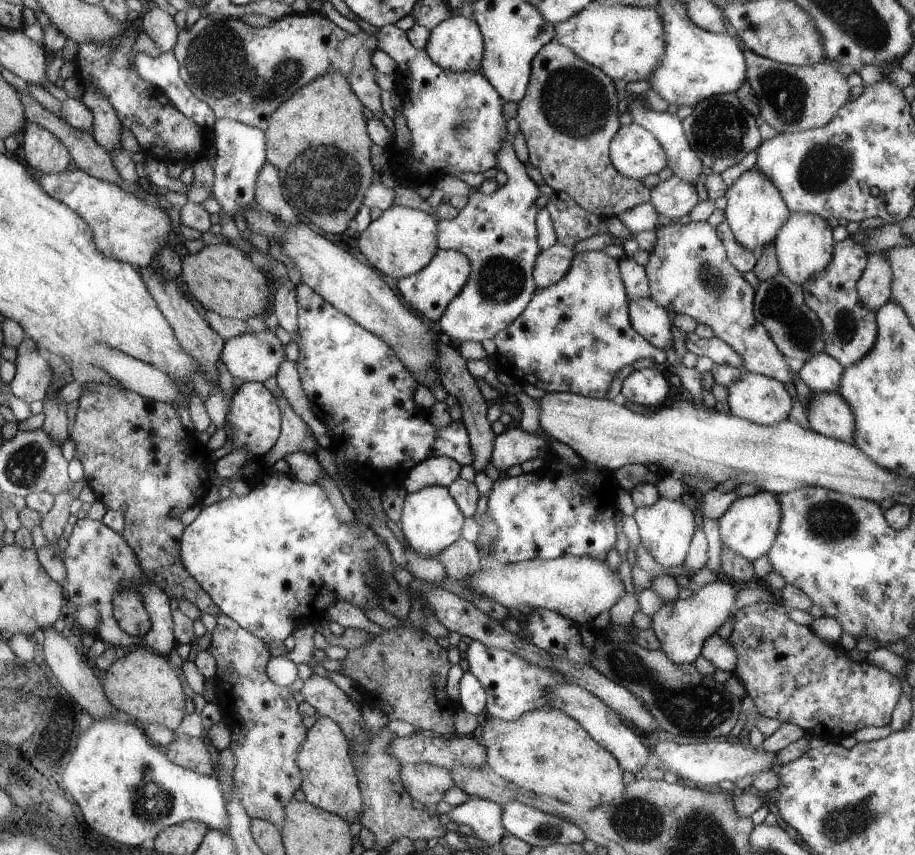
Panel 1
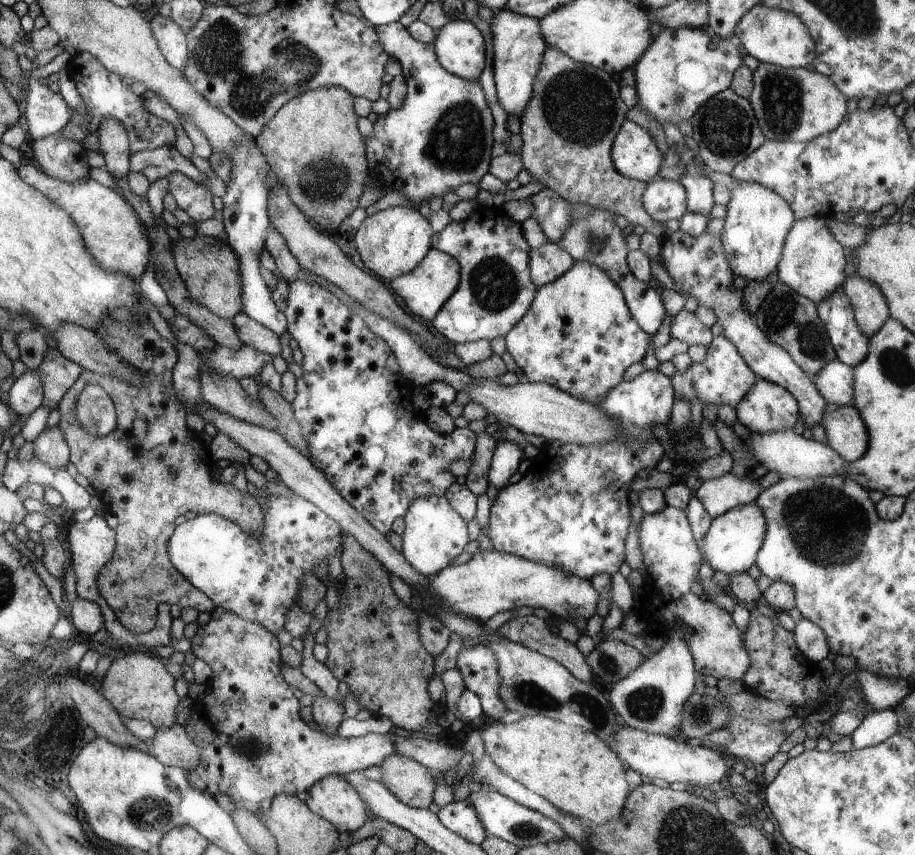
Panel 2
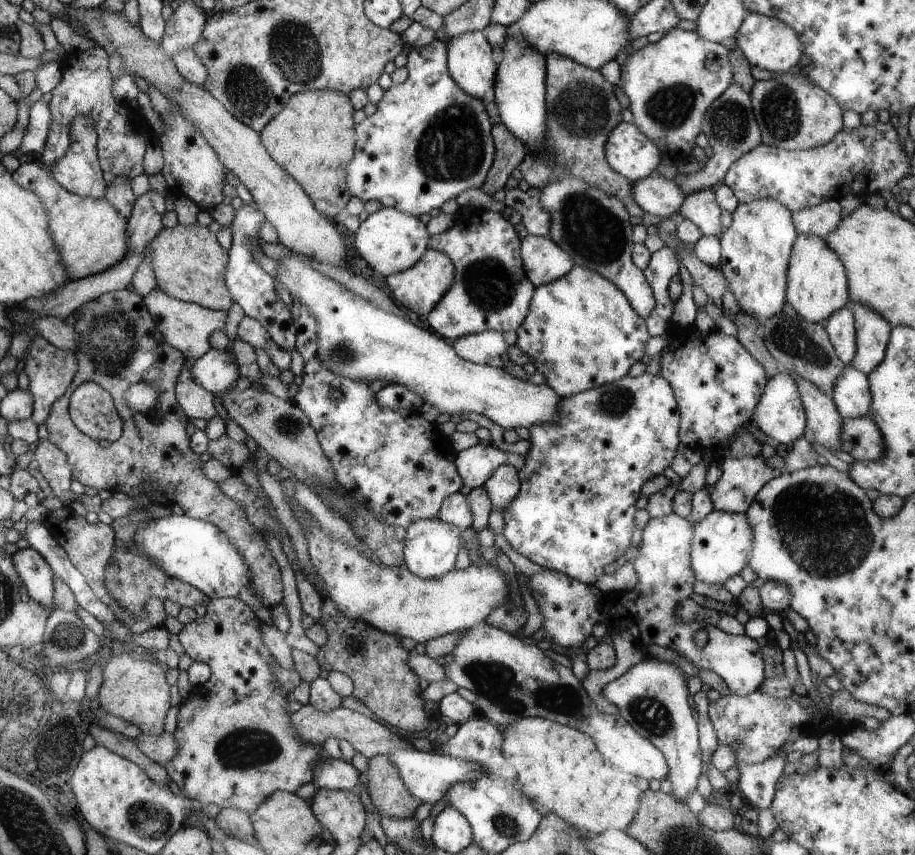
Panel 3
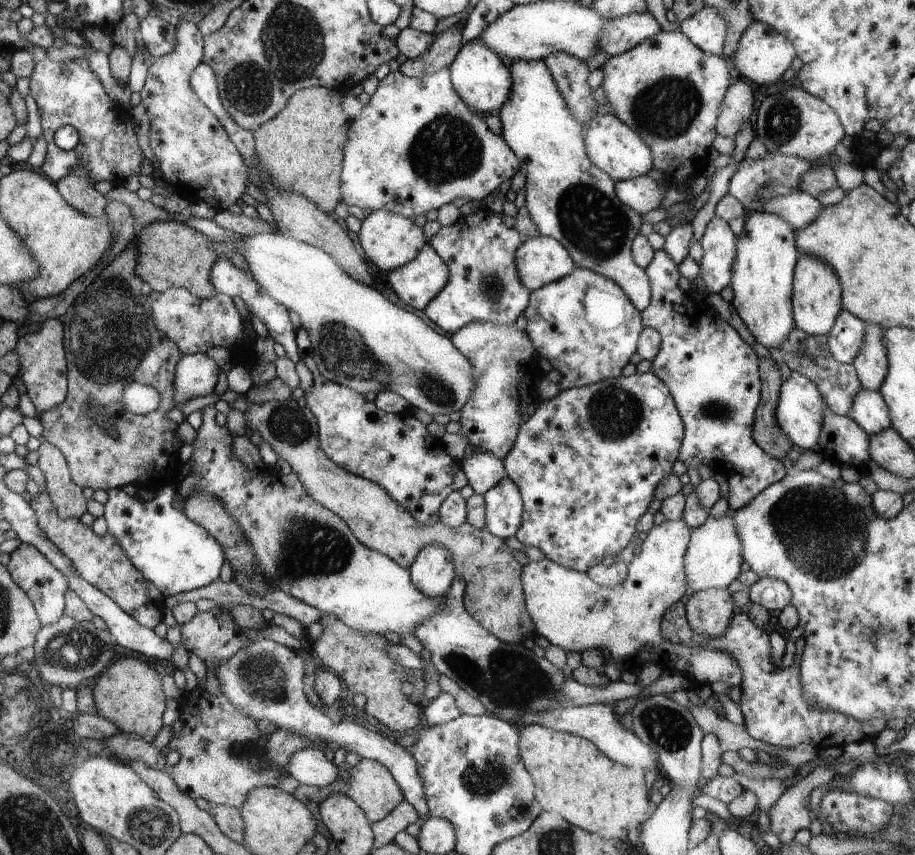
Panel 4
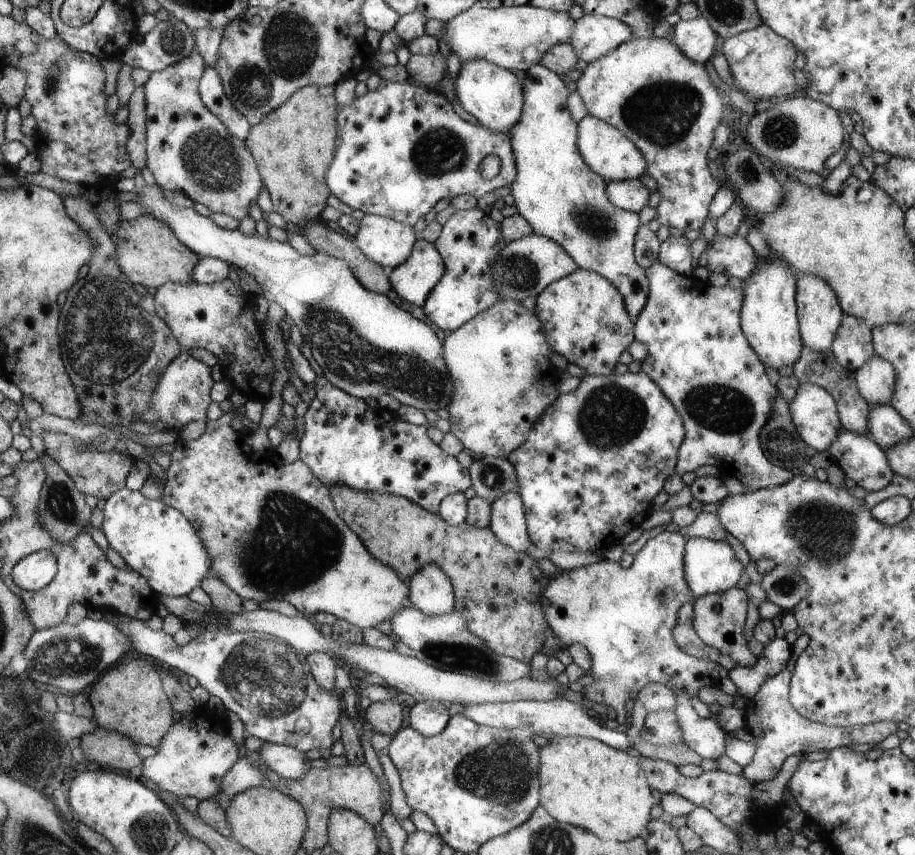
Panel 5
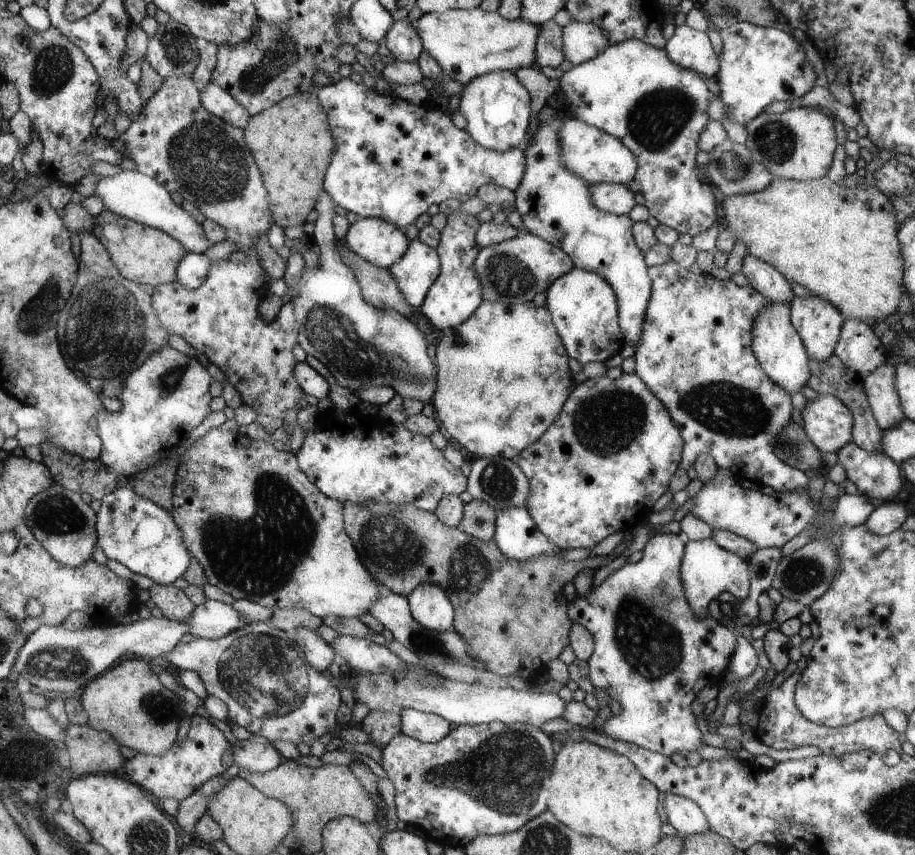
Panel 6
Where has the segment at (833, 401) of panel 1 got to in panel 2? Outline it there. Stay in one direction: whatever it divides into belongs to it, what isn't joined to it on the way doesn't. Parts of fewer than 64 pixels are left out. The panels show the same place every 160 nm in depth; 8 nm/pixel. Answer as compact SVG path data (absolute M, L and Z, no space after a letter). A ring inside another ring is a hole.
M828 403L821 425L826 432L827 443L848 463L858 460L867 451L868 431L854 406Z

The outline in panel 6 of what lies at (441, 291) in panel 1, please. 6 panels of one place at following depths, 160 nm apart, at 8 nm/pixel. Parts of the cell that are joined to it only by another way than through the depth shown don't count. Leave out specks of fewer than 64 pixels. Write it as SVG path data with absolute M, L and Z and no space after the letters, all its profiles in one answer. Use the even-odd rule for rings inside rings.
M412 240L409 251L389 271L406 300L418 308L425 302L425 296L441 272L440 254L420 240Z

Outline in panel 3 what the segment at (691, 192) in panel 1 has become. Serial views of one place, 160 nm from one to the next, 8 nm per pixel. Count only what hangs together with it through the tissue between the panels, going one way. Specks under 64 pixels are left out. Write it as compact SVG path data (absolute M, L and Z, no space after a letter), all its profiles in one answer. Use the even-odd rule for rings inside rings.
M653 174L632 183L632 200L644 213L666 219L679 212L685 200L678 183Z

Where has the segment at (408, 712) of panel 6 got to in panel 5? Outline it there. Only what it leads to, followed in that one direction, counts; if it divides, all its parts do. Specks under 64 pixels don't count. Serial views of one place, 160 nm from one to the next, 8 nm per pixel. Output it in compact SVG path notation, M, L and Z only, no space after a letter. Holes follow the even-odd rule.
M427 700L414 704L410 717L410 727L424 736L431 737L442 732L449 723L450 714L445 703L438 701Z

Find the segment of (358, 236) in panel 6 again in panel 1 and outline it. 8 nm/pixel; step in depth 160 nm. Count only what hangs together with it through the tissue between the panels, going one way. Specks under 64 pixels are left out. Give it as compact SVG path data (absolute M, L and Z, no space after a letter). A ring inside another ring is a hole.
M392 205L360 233L358 246L370 266L400 280L421 271L433 259L439 249L437 234L437 220L433 216L418 209Z

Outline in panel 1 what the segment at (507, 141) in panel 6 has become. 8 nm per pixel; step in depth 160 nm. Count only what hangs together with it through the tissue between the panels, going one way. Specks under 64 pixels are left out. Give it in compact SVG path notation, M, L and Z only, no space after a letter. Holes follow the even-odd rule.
M451 15L430 32L424 50L436 64L452 72L481 70L484 39L474 19Z

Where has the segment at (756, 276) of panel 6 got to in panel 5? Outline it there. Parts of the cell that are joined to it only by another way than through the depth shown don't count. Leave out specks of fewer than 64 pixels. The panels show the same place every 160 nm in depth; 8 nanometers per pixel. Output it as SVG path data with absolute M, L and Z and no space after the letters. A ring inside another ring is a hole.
M718 231L705 250L708 256L709 270L716 274L724 274L728 278L736 276L745 281L755 269L757 260L752 246L737 233L731 235Z

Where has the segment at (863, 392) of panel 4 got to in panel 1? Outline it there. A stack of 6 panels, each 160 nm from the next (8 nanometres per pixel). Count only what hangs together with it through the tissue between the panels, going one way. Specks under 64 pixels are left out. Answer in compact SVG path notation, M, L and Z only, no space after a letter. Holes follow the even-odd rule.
M828 353L812 355L798 371L800 378L813 392L837 392L844 367Z

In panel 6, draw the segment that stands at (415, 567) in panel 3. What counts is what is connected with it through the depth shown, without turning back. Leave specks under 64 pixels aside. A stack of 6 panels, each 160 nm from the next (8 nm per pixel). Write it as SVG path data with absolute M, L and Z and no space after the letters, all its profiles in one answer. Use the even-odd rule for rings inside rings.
M424 583L408 596L413 616L426 628L444 632L453 628L456 609L446 589L436 583Z

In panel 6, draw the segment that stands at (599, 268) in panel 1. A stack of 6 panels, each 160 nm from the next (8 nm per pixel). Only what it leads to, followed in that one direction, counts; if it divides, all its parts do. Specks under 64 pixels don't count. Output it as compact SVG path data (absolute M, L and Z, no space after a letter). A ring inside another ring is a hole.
M574 267L564 276L558 277L546 289L545 307L550 312L552 320L564 343L570 358L576 358L582 365L590 362L606 363L611 358L621 353L624 346L622 332L618 322L617 300L610 284L596 272L589 272Z

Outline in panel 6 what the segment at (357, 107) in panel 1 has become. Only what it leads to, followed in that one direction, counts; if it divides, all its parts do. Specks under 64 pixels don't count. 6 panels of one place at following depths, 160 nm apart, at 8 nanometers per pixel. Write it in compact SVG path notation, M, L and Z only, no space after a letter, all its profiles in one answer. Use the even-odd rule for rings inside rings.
M315 91L298 94L296 96L287 97L281 103L274 107L268 108L266 111L260 112L255 116L250 115L248 125L246 126L246 144L250 144L250 152L260 170L262 180L268 192L269 201L272 202L273 224L286 229L286 226L302 226L306 221L306 216L314 210L317 206L318 196L322 195L322 188L324 187L325 173L329 169L329 165L333 161L333 156L336 154L336 142L334 141L332 130L329 128L328 114L325 112L324 106L318 100Z

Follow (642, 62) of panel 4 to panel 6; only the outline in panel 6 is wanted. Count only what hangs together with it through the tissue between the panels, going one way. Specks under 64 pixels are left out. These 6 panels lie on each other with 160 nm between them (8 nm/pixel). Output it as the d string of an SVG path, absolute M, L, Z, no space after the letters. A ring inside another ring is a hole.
M628 39L611 44L592 60L575 65L558 80L565 98L564 109L570 112L572 119L582 120L618 138L634 154L638 162L634 180L640 183L645 198L644 206L651 216L658 219L660 225L692 237L714 226L717 222L718 202L712 186L700 178L700 168L696 168L698 138L710 120L706 110L711 97L707 82L697 72L678 68L678 64L666 56L664 48L644 44L642 40Z

